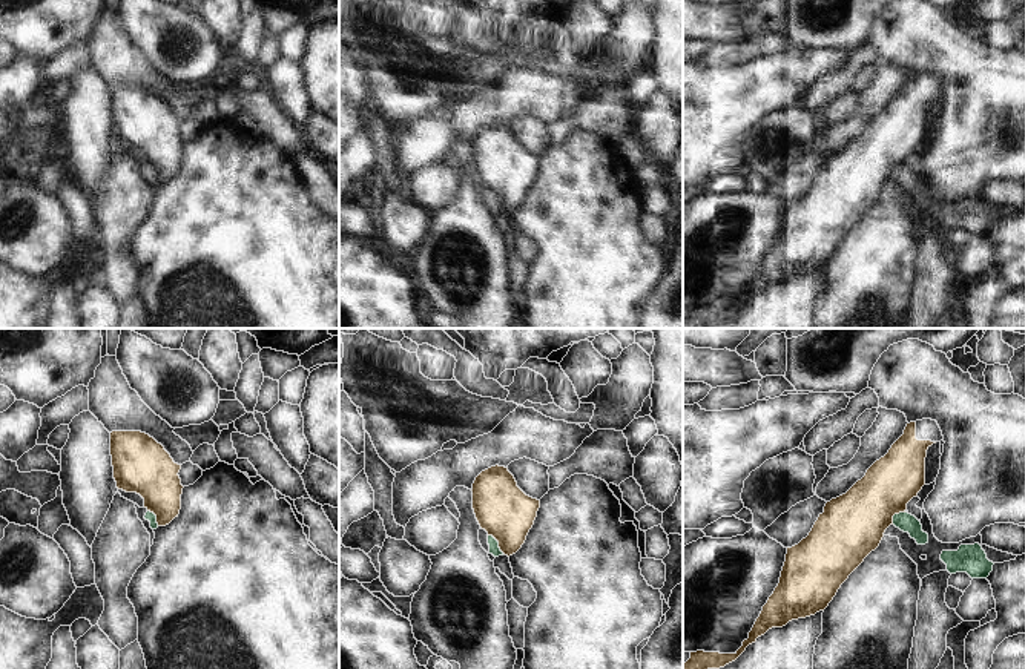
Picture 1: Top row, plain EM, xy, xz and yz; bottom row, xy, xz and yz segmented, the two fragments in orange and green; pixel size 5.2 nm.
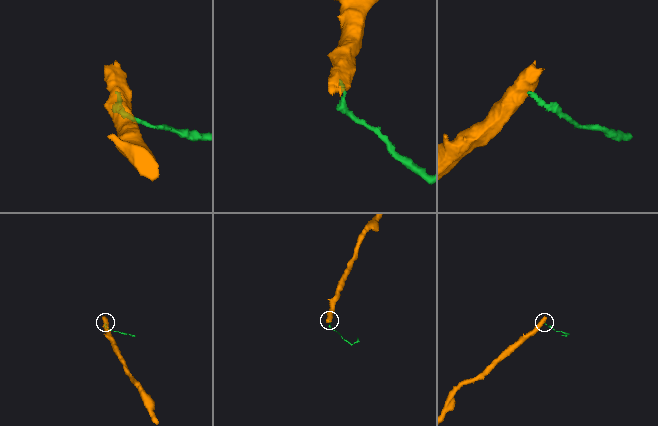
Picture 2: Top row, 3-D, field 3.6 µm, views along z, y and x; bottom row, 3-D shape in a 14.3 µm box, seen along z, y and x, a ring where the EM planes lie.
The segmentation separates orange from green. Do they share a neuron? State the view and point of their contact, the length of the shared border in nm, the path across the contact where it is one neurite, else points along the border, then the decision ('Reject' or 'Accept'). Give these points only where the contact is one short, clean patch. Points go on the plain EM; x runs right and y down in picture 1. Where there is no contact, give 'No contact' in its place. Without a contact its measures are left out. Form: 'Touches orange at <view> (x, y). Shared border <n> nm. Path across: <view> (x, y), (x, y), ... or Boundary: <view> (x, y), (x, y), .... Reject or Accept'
Touches orange at xz (499, 200). Shared border 130 nm. Boundary: xz (488, 191), (504, 209). Reject.

